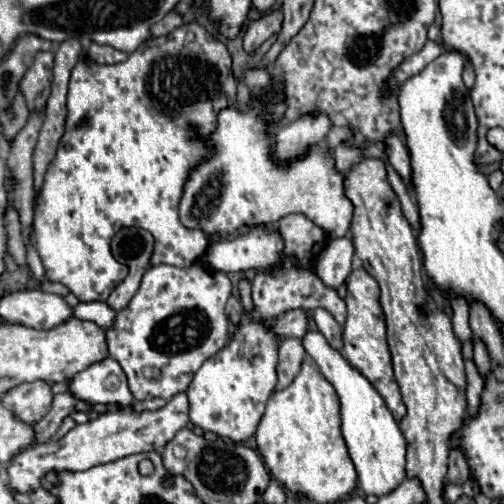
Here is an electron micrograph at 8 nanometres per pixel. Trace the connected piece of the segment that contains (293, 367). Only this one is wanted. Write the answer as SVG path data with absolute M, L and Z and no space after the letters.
M286 338L280 342L280 360L278 360L278 386L276 390L286 388L296 374L300 372L300 364L306 358L306 350L300 338Z

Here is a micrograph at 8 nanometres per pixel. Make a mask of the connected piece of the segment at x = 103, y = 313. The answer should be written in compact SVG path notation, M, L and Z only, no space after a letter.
M80 302L72 308L72 314L80 320L96 322L100 328L106 328L106 324L110 324L110 320L116 316L112 308L106 308L106 302Z

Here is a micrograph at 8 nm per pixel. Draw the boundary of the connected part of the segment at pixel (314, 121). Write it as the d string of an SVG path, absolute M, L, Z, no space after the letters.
M304 114L298 120L290 122L288 126L282 126L274 136L274 140L276 140L276 144L274 144L274 160L292 160L294 156L302 156L302 152L306 152L306 148L310 144L322 142L330 128L332 128L332 122L330 122L330 118L326 114Z

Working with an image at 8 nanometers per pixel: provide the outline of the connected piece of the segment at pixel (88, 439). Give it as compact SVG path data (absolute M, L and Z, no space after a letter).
M178 394L166 402L164 408L156 412L132 412L132 410L112 410L100 414L96 420L90 420L86 424L74 426L62 440L46 442L46 444L36 444L26 450L22 450L16 458L12 458L8 476L10 476L10 486L18 492L32 492L34 488L40 486L40 478L54 470L86 470L98 464L106 464L110 460L118 460L128 454L138 454L138 452L150 452L158 450L166 442L170 442L176 432L188 426L188 398L186 394Z

